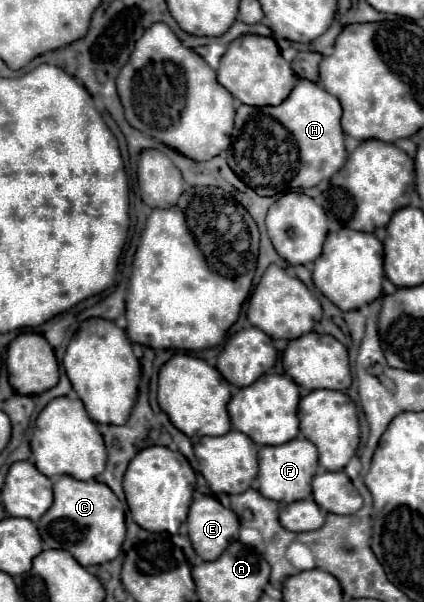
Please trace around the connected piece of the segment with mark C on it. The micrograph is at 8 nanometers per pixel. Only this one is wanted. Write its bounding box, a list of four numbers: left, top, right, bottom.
[37,475,126,567]

